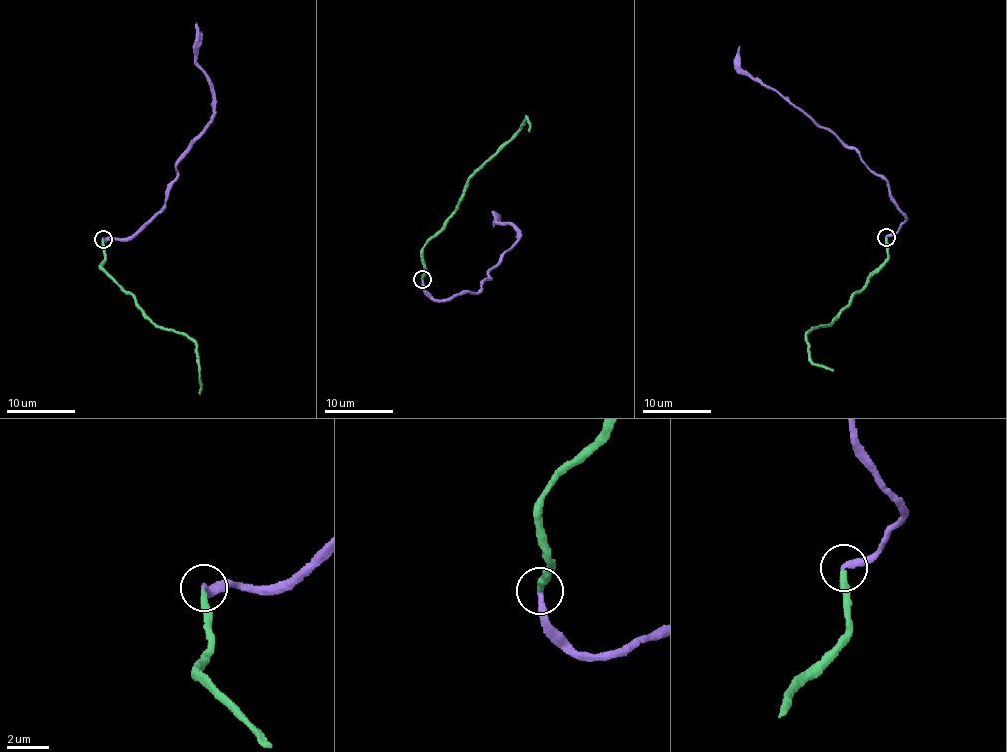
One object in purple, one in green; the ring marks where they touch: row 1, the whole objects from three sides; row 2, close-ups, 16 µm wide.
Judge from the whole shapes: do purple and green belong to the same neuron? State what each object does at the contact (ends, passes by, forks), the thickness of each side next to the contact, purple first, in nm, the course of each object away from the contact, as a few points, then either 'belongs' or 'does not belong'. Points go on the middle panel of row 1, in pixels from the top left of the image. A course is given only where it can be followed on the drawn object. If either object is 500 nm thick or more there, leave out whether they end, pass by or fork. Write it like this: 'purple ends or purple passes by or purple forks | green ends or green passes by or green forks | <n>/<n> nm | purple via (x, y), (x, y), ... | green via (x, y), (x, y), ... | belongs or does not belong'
purple ends | green ends | 320/320 nm | purple via (422, 278), (433, 299), (448, 301), (473, 293), (519, 237), (517, 227), (497, 221), (496, 214), (493, 228) | green via (422, 278), (425, 266), (423, 250), (455, 210), (469, 180), (490, 158), (497, 155), (525, 117), (529, 131) | belongs

